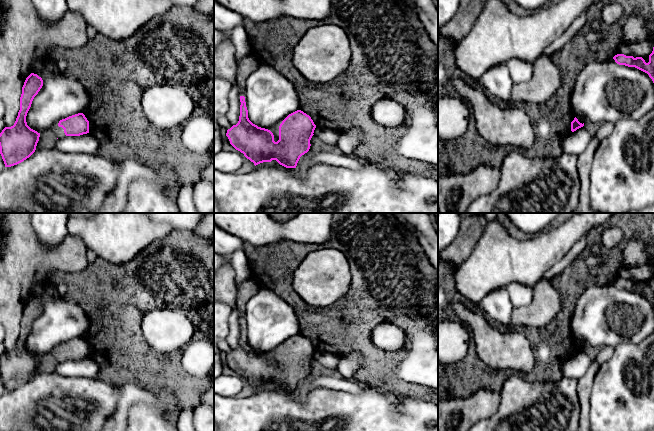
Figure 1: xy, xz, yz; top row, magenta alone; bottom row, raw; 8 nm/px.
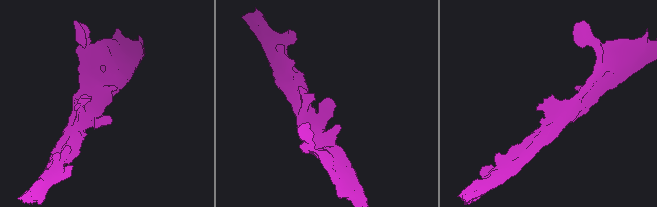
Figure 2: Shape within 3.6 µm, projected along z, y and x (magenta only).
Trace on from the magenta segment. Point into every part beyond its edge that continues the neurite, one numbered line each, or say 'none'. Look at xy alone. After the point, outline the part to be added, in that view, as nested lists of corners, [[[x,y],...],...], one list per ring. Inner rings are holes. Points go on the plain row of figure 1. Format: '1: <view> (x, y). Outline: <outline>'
1: xy (47, 363). Outline: [[[56,346],[50,353],[40,357],[39,365],[36,373],[51,373],[54,372],[55,366],[58,362],[65,361],[64,353],[58,350]]]

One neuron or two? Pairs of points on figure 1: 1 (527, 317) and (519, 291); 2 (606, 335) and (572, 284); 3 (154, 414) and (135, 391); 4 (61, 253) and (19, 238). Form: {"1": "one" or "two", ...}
{"1": "two", "2": "two", "3": "two", "4": "one"}

